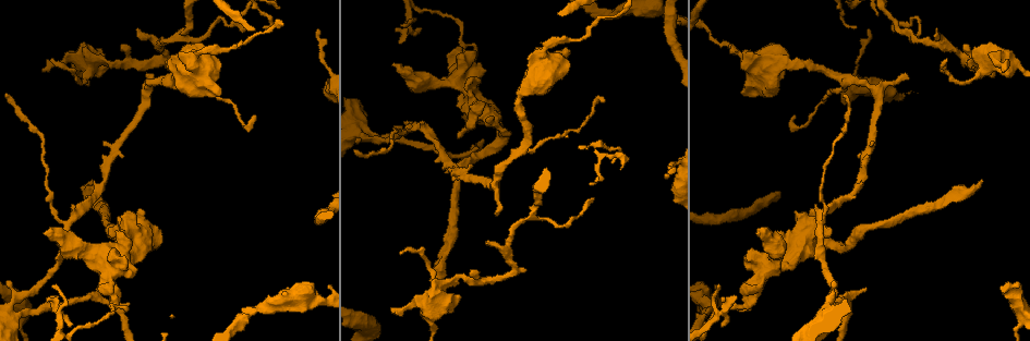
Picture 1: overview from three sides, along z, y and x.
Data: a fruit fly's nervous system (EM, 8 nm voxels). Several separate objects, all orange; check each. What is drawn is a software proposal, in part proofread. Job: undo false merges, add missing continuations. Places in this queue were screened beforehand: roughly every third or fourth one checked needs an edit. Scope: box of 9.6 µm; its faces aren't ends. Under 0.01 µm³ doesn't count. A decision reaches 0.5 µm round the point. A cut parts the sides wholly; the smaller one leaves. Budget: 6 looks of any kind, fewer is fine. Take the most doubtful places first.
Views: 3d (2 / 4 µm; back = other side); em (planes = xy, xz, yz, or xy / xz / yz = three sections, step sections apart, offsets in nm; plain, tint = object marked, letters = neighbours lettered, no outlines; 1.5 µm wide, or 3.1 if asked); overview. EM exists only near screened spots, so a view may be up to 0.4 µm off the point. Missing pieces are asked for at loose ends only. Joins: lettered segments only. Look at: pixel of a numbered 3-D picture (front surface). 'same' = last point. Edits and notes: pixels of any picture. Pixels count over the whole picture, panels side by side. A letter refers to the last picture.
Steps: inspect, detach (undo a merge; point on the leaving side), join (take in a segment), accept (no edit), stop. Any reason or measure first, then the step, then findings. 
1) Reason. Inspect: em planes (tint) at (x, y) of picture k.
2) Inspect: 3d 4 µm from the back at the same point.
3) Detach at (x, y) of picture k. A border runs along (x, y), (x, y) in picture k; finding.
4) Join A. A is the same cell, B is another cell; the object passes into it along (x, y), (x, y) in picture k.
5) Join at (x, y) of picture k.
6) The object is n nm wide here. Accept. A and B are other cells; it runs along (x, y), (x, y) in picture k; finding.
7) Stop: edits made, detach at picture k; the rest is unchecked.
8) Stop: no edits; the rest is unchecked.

Branch stops here. Inspect: em xy step 8 (letters) at (868, 28) of picture 1.

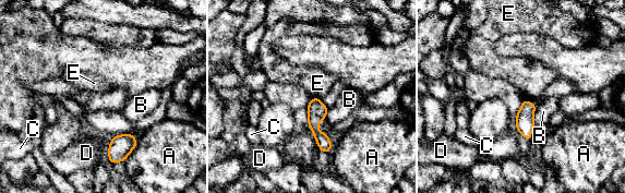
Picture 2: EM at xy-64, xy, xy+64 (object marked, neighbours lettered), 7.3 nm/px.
Inspect: em planes (letters) at the same point.

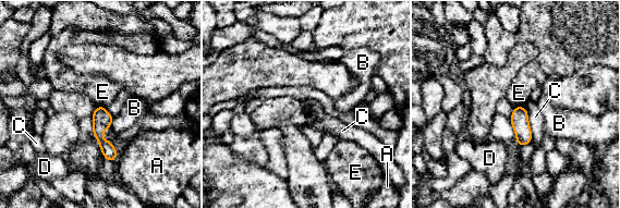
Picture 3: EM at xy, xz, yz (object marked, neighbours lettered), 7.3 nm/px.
The object is 130 nm wide here. Accept. A, B, C, D and E are other cells; a border runs along (96, 106), (105, 108) in picture 3; no lettered segment goes on from it.

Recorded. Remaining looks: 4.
Sudden change in width. Inspect: em yz step 4 (letters) at (114, 301) of picture 1.

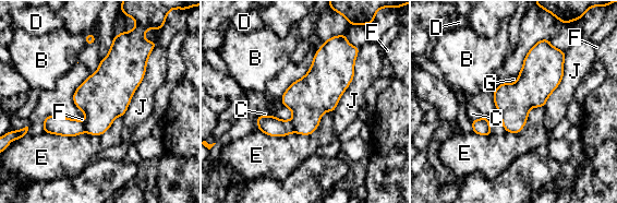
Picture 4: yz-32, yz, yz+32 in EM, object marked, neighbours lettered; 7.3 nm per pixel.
Cut it another way. Inspect: em planes (letters) at the same point.

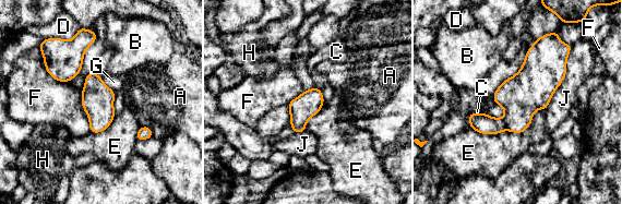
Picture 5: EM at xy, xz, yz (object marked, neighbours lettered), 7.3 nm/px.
The object is 180 nm wide here. Detach at (481, 122) of picture 5. A, B, C, D, E, F, G, H and J are other cells; a second cell is stuck on.

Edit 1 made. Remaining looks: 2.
Abrupt turn. Inspect: em planes (tint) at (153, 240) of picture 1.

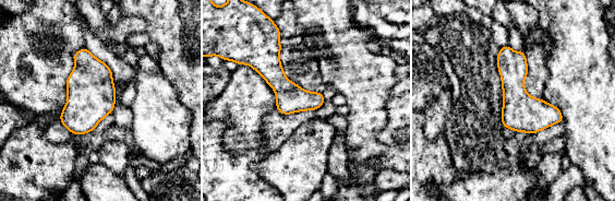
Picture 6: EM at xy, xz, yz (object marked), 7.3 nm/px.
Inspect: em planes (letters) at the same point.

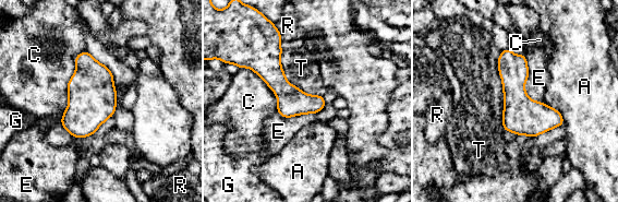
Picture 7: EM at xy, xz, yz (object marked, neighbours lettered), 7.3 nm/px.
Accept. A, C, E, G, R and T are other cells; continuous, no second cell.

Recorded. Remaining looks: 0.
Stop: edits made, detach at picture 5; the rest is unchecked.

